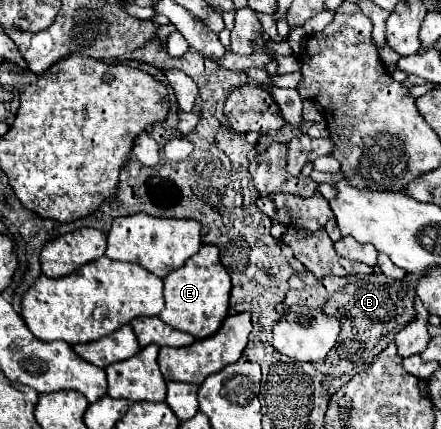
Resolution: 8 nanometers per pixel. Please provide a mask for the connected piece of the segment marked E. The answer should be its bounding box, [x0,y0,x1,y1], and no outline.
[158,245,230,339]

